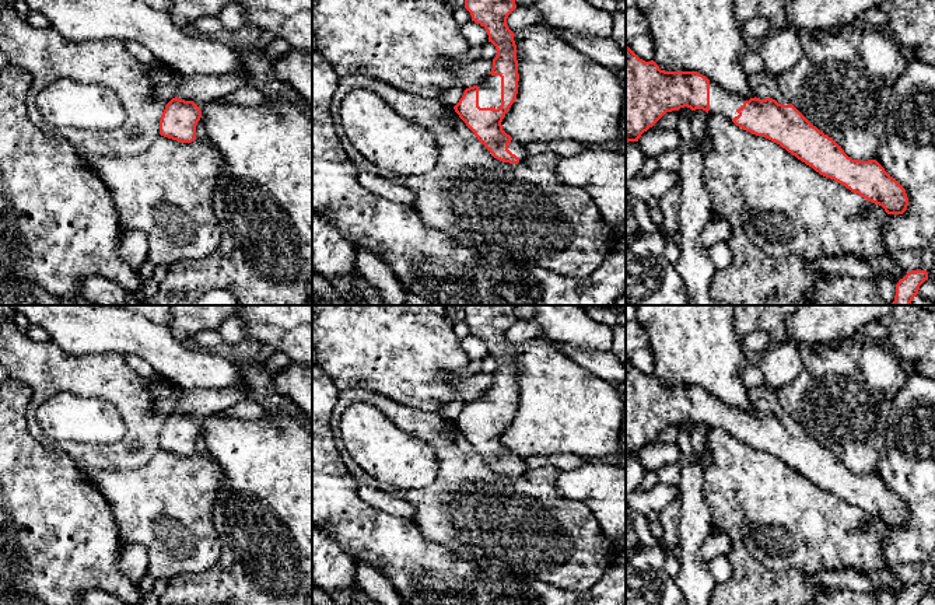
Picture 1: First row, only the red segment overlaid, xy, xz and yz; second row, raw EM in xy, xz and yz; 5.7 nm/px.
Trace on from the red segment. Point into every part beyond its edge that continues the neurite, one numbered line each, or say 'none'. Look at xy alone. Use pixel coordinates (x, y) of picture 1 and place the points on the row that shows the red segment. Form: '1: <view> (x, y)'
1: xy (202, 90)

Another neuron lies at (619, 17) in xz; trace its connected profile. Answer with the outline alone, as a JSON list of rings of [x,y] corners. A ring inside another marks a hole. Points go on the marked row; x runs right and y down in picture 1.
[[[616,11],[616,13],[612,13],[612,17],[614,24],[612,38],[626,53],[626,13]]]

